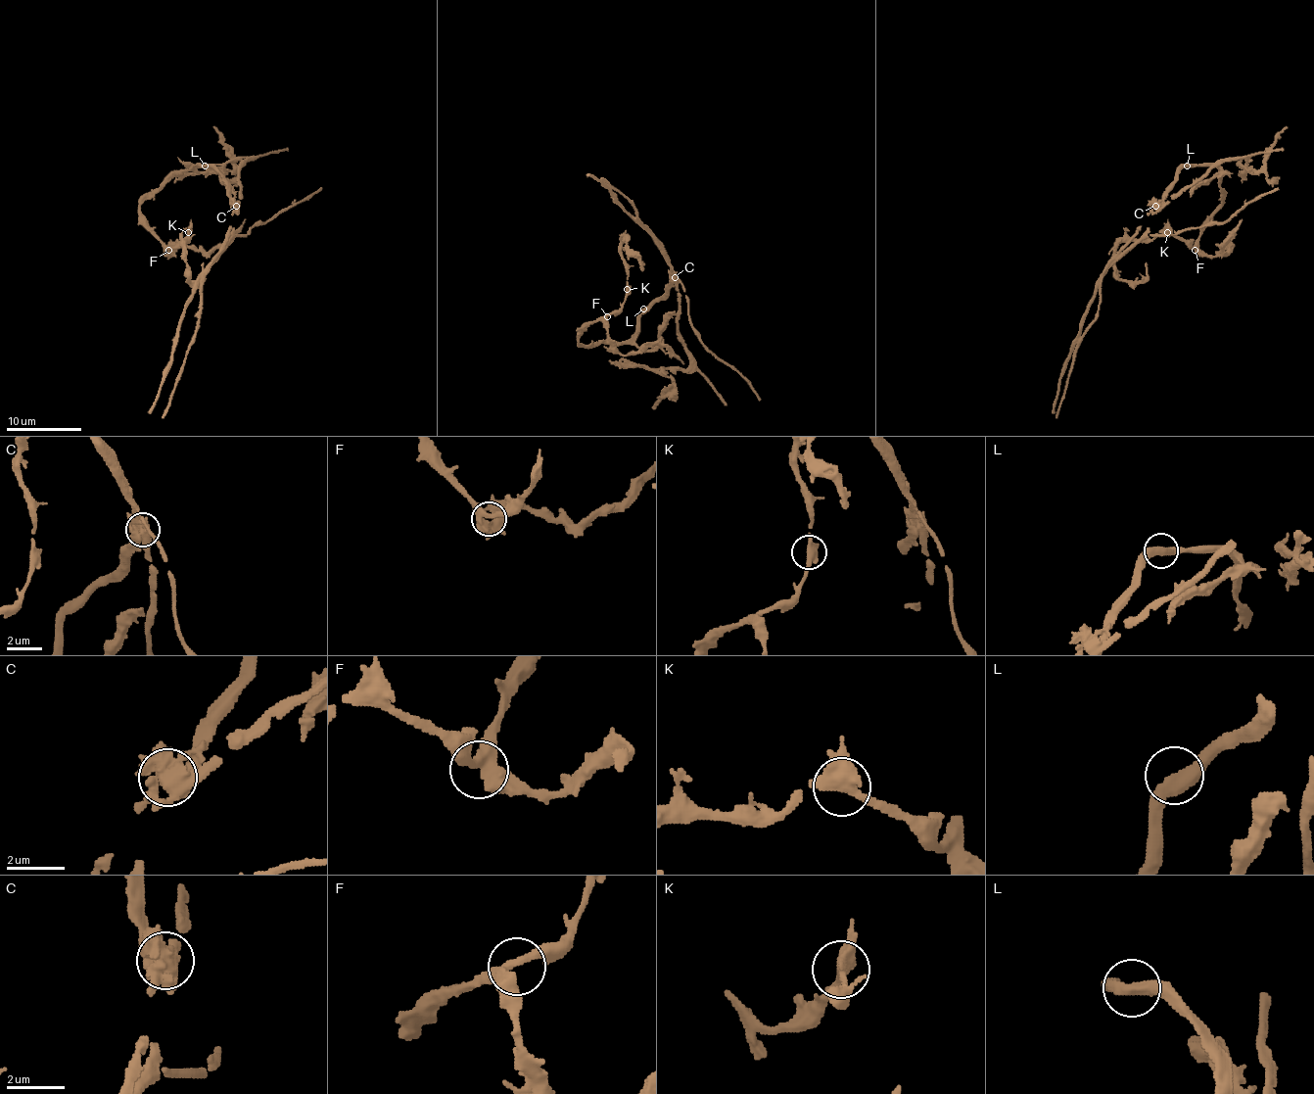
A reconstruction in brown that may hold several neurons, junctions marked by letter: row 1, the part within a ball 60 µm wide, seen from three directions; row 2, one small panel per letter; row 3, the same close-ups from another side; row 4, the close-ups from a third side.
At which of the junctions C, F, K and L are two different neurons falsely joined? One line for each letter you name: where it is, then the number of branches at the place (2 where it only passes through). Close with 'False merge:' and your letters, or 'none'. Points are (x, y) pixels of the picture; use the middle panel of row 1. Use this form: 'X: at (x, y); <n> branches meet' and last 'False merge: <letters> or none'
C: at (675, 277); 5 branches meet
False merge: C

